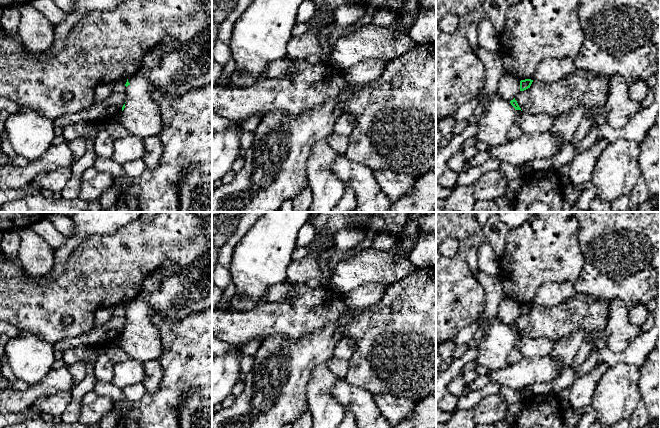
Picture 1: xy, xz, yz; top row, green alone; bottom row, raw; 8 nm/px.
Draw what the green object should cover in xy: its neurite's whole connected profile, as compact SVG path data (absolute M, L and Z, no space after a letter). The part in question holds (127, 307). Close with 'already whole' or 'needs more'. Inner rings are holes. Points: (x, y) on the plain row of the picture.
M137 296L125 310L126 326L117 344L130 359L142 363L159 359L162 343L158 329L150 321L151 309Z; needs more

